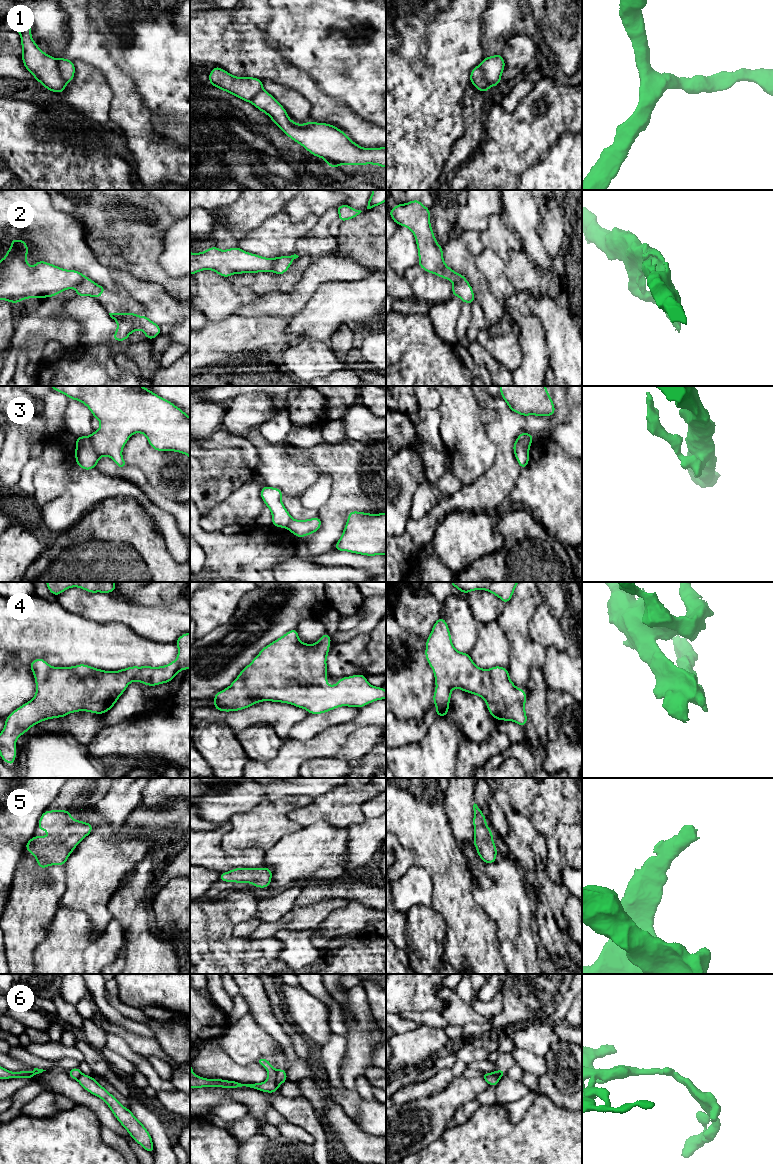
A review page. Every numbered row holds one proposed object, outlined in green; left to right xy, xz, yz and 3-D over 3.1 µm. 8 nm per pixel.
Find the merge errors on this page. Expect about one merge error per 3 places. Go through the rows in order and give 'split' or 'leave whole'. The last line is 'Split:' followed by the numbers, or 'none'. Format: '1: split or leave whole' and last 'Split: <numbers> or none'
1: split
2: split
3: split
4: leave whole
5: leave whole
6: split
Split: 1, 2, 3, 6

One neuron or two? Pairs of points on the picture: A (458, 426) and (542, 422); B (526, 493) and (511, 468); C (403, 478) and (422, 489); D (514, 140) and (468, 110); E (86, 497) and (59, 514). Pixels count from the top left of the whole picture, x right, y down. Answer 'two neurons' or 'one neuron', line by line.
A: two neurons
B: two neurons
C: two neurons
D: two neurons
E: one neuron

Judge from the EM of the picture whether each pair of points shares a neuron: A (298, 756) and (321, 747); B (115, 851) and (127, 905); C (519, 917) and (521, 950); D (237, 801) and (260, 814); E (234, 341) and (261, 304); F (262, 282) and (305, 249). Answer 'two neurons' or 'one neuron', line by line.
A: one neuron
B: two neurons
C: one neuron
D: two neurons
E: two neurons
F: two neurons

